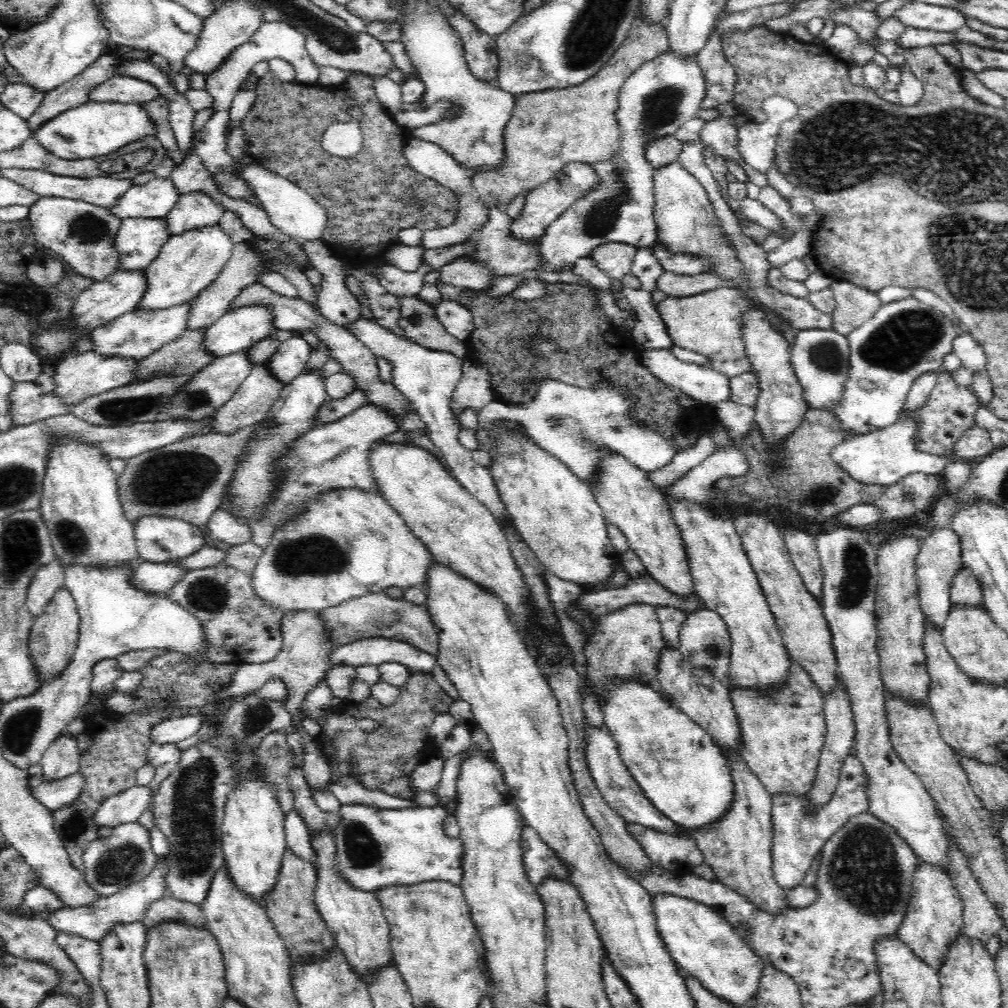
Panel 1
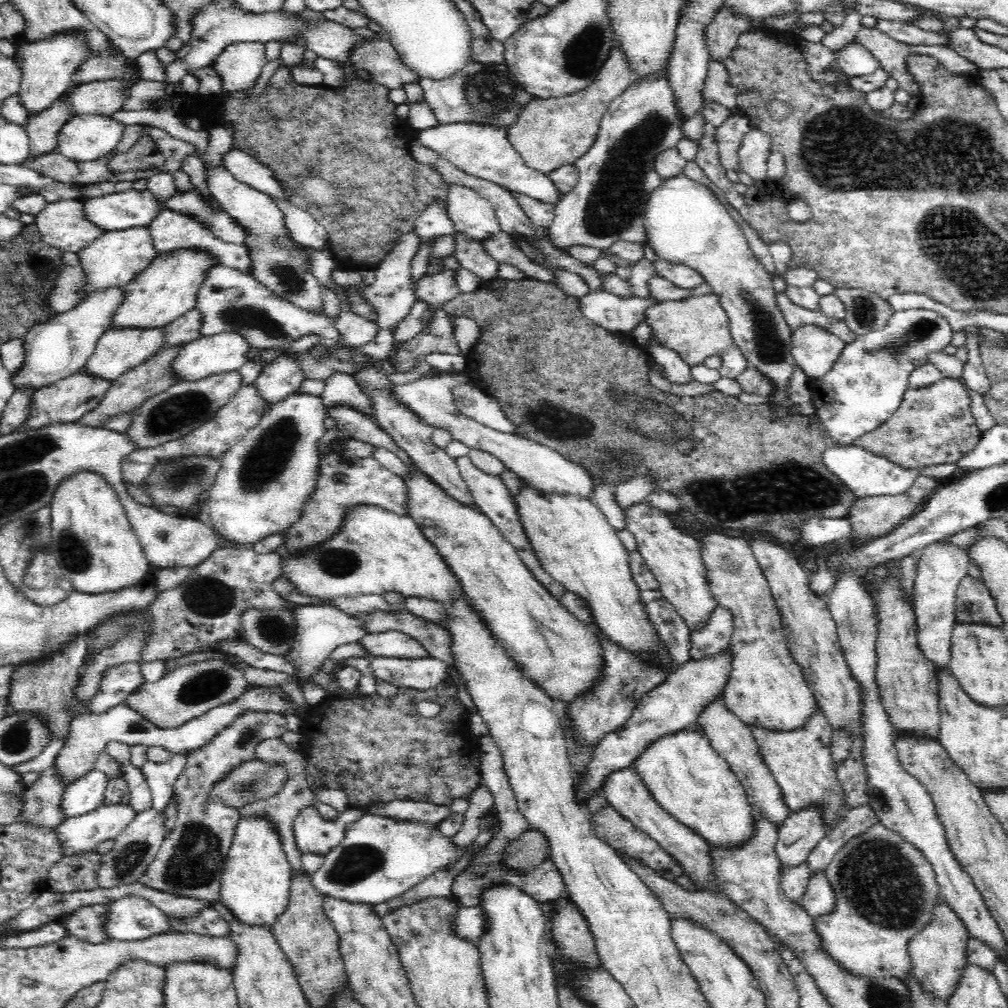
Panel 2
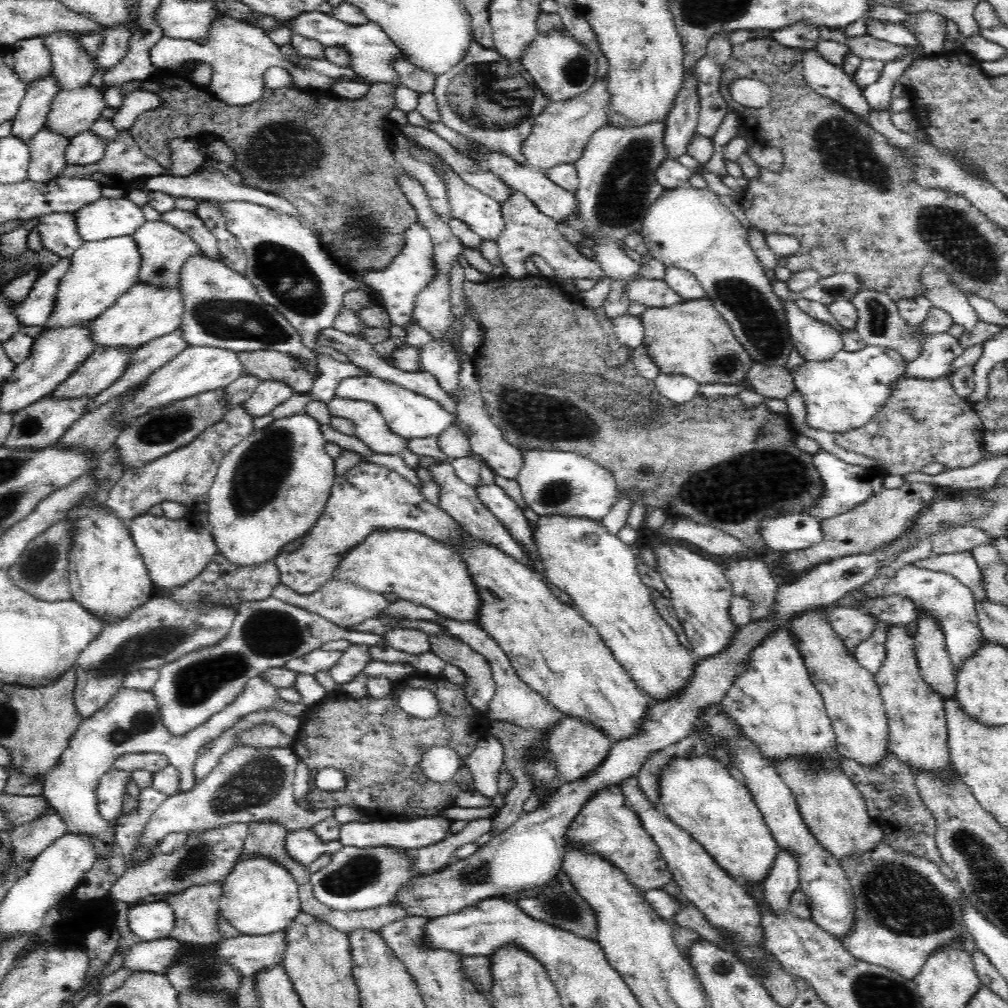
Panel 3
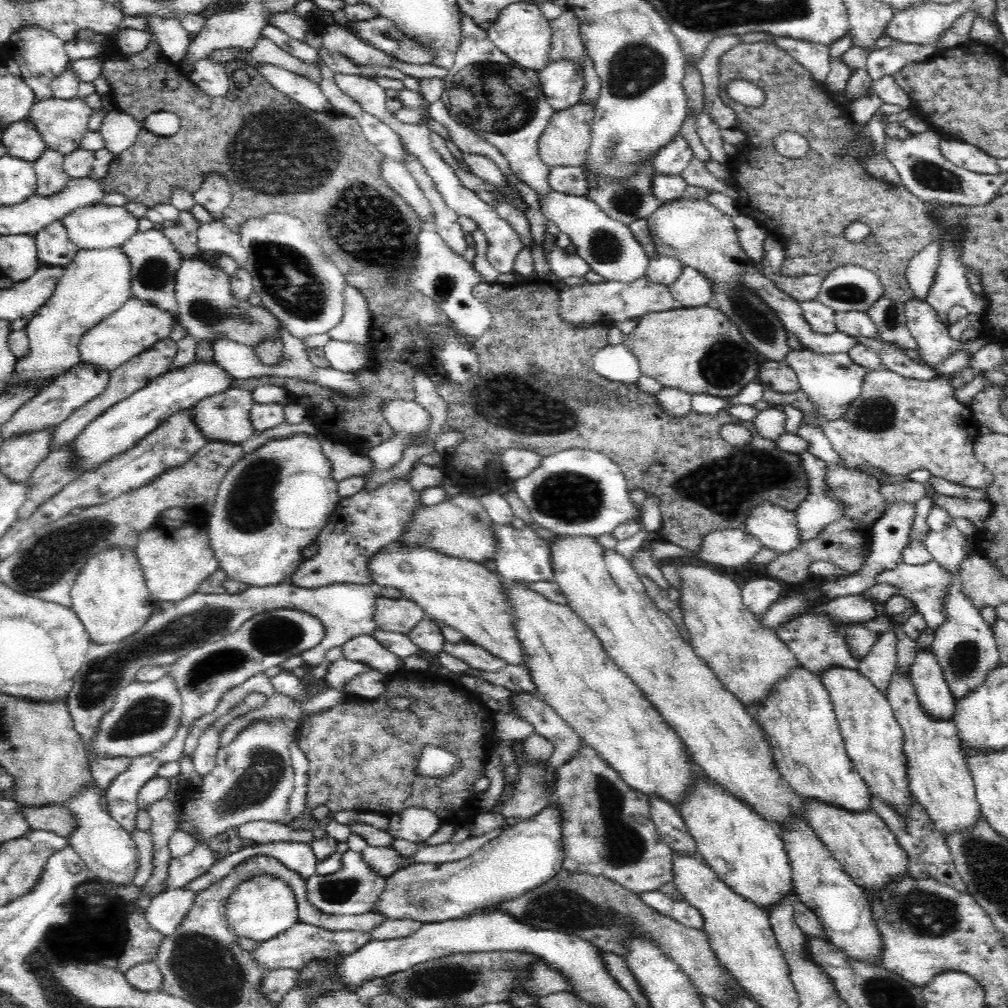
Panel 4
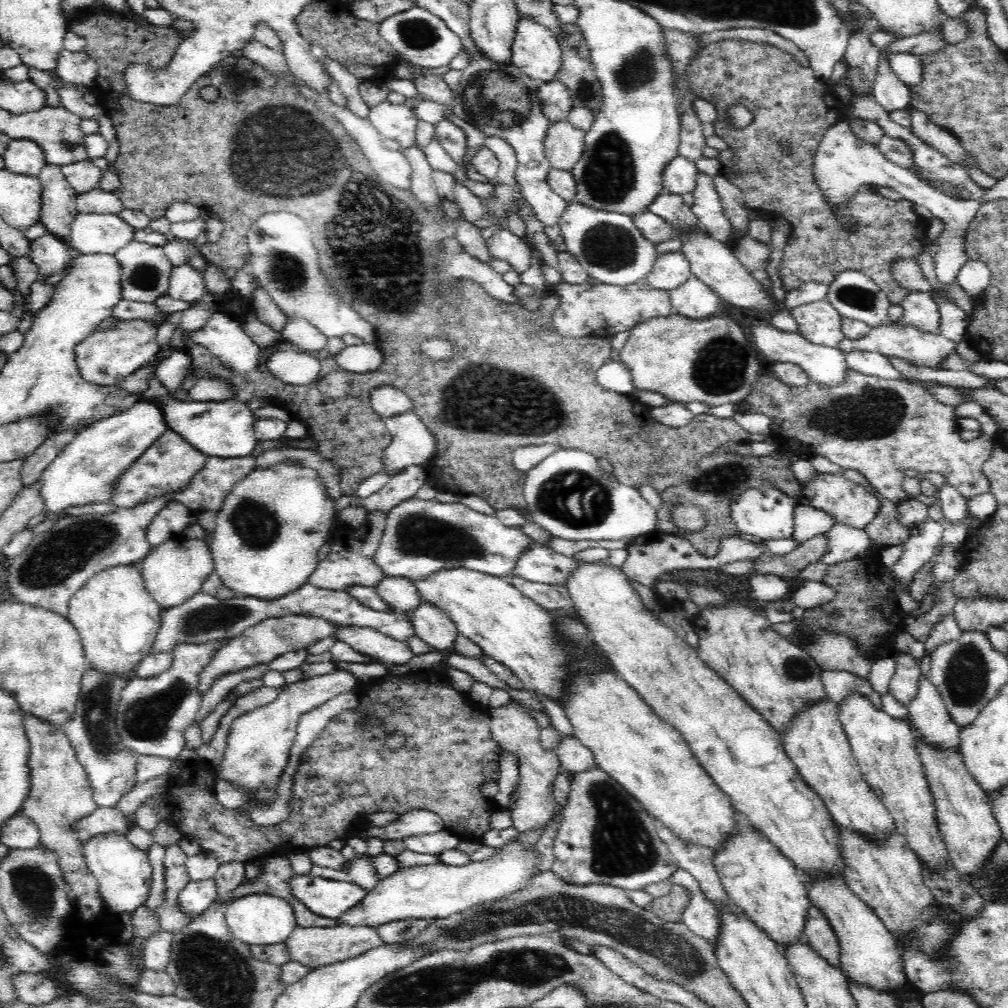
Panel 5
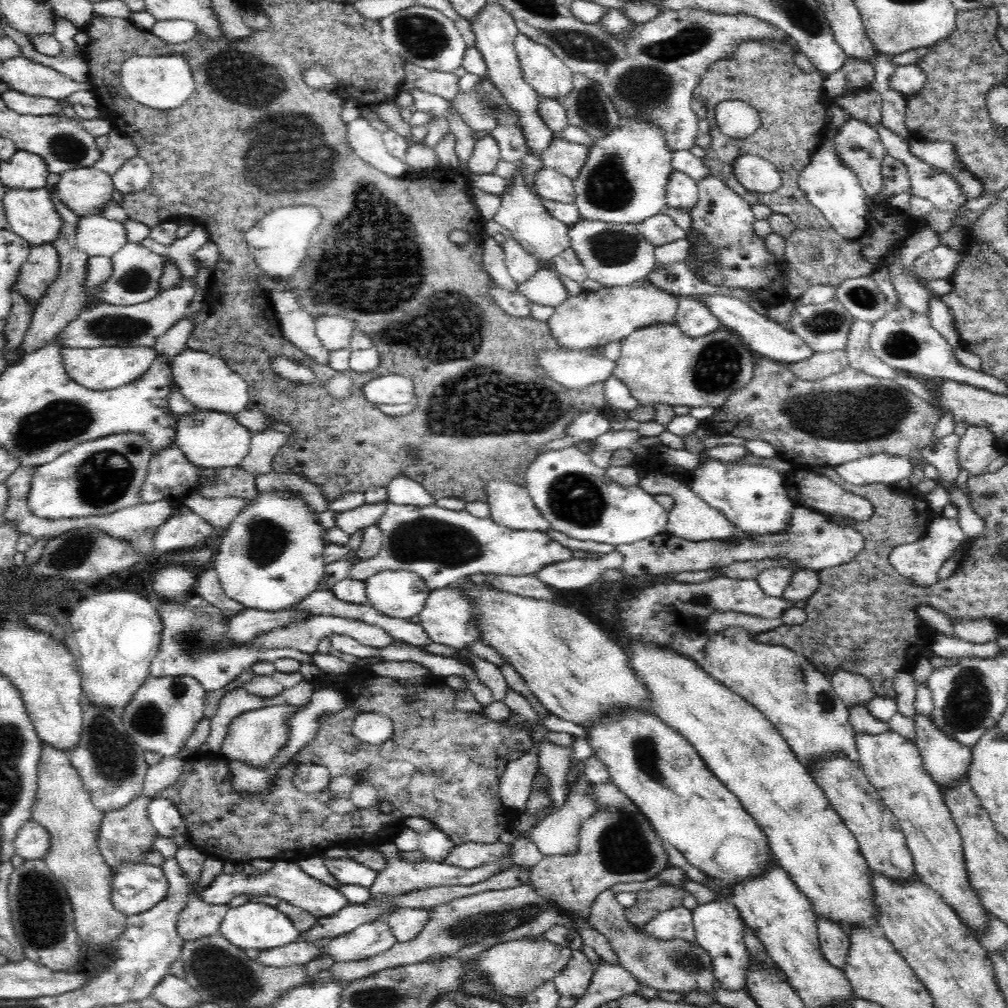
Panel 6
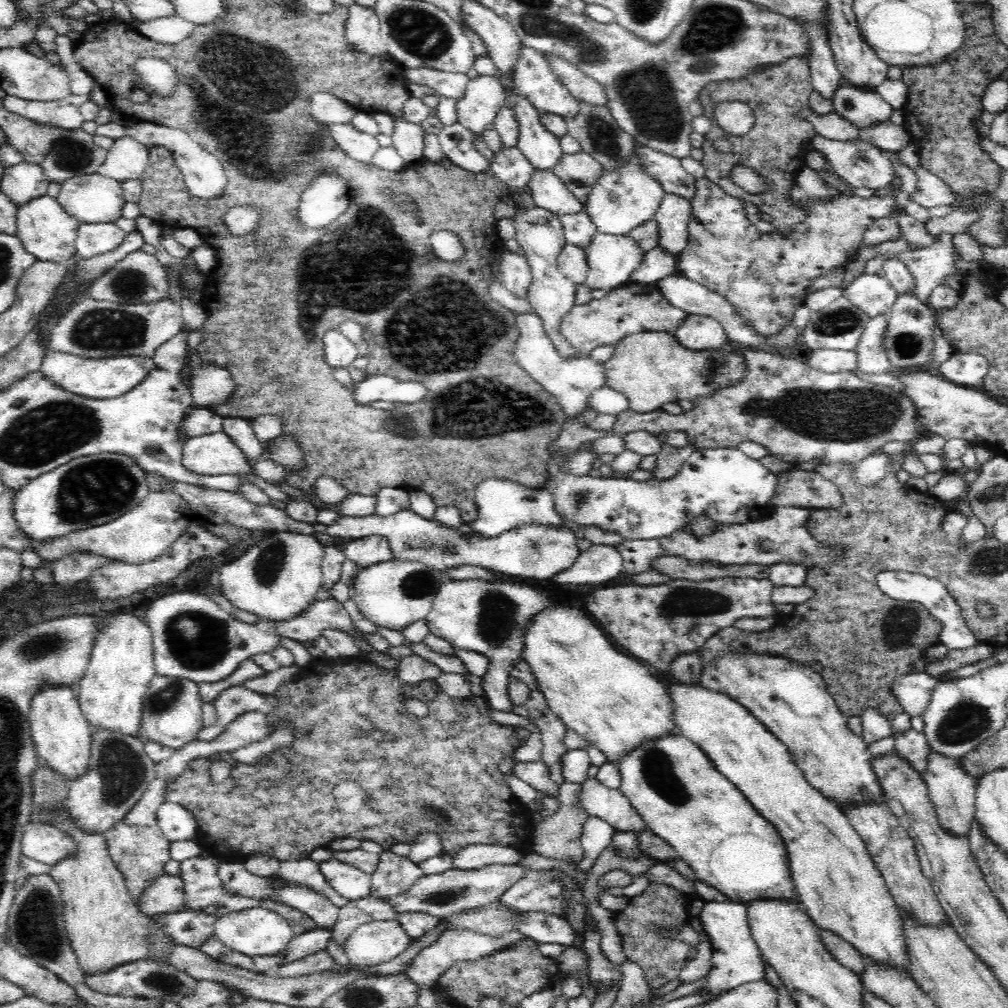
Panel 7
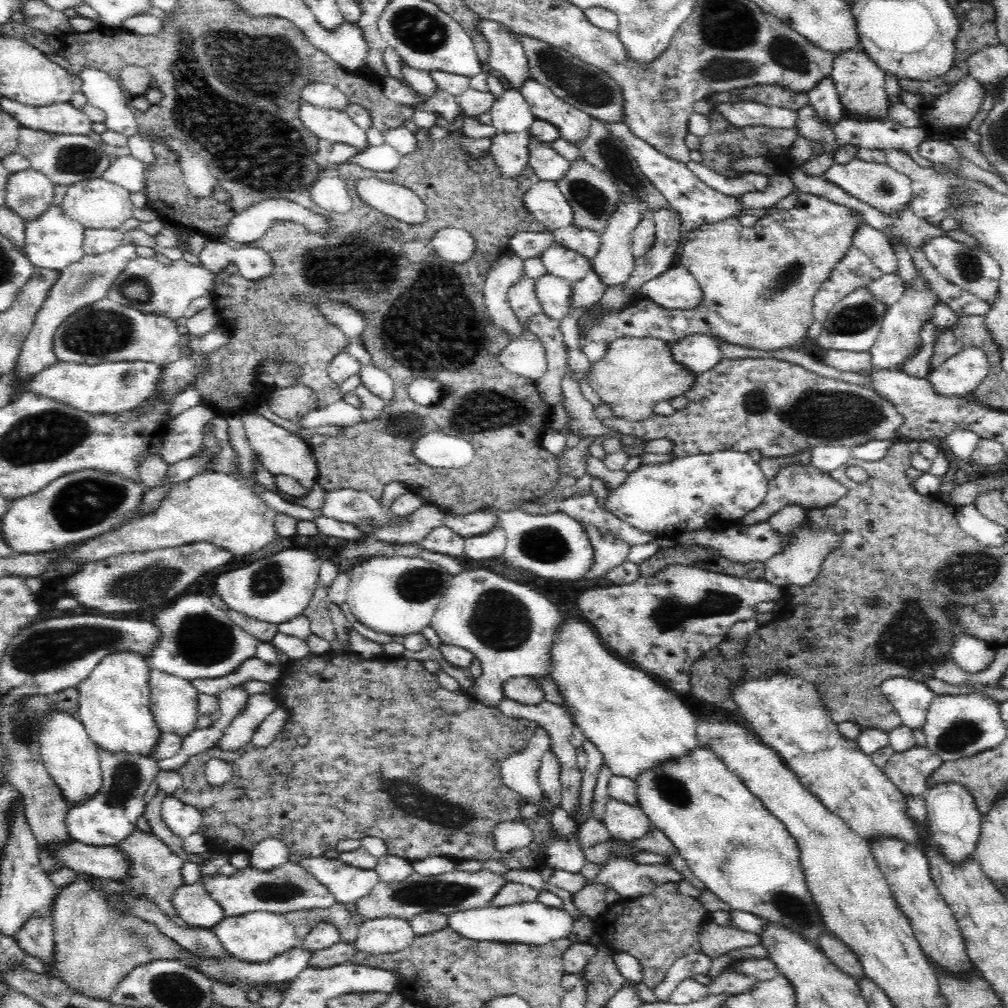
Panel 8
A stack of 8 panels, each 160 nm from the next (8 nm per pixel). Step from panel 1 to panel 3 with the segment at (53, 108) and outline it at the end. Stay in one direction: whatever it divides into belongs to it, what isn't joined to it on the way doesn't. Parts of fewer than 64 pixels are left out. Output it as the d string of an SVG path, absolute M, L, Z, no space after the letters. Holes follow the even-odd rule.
M44 128L27 146L31 151L30 181L49 184L61 177L67 166L65 153L69 146L68 140Z

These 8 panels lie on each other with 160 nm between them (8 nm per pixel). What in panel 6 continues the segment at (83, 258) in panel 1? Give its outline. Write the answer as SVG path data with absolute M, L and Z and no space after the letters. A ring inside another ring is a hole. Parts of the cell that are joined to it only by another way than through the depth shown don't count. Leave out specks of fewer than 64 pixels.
M54 245L30 246L30 258L22 266L15 290L34 307L58 279L59 254Z

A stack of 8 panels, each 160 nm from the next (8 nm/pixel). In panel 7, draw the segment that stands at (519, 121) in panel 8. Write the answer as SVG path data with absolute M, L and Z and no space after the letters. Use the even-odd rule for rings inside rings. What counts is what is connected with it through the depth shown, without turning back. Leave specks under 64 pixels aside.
M503 86L505 94L504 102L497 112L494 119L494 128L498 131L501 137L501 142L504 146L510 148L517 146L519 139L520 123L516 119L516 99L514 99L514 91L510 87Z

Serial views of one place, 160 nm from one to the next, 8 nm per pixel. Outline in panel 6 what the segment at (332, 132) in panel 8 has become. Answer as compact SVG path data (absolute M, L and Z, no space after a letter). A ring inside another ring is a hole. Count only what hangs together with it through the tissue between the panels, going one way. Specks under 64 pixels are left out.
M361 116L347 125L347 138L348 147L352 149L354 155L390 177L404 178L413 171L388 153L383 136Z

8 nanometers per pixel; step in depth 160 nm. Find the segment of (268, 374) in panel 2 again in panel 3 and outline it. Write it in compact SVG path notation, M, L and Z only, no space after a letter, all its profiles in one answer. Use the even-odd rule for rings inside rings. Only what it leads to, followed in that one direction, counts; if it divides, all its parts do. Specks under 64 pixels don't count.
M266 380L260 382L260 386L256 388L256 392L250 396L250 400L243 404L243 407L250 413L252 418L264 417L271 415L281 402L288 400L293 395L292 390L281 382Z

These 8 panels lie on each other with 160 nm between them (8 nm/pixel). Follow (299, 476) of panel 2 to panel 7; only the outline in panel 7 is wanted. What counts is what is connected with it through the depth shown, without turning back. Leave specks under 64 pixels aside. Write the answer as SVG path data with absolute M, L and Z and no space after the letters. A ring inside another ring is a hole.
M262 532L262 537L241 555L220 568L221 594L236 608L260 617L261 620L278 621L298 617L313 603L323 583L322 562L324 546L312 538L297 532Z

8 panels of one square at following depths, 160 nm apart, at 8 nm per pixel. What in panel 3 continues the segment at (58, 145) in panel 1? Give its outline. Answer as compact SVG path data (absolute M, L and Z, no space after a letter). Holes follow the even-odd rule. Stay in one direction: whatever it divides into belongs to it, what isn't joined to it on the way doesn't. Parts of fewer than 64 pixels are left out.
M86 130L85 134L70 140L65 153L66 165L74 167L94 165L104 158L105 149L106 145L102 140Z

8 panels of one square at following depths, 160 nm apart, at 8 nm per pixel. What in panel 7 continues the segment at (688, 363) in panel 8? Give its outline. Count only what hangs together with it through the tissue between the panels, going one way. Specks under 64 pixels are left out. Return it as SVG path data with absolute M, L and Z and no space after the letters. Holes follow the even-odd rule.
M688 313L688 318L682 322L682 326L673 335L679 345L695 353L723 350L730 345L722 324L708 316Z

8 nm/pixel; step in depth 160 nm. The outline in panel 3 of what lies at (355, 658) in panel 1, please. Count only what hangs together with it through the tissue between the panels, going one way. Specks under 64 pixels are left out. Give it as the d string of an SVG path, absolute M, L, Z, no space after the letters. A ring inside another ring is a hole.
M395 627L384 635L386 645L410 655L421 655L431 652L431 636L424 630Z

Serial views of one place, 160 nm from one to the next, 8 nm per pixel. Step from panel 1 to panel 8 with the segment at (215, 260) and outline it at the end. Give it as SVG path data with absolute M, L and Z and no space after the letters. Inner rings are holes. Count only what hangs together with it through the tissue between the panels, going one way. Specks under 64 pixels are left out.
M142 361L103 362L96 366L58 362L56 366L50 366L48 370L34 376L28 388L36 396L54 400L86 415L120 417L137 410L150 398L150 394L154 394L163 367Z

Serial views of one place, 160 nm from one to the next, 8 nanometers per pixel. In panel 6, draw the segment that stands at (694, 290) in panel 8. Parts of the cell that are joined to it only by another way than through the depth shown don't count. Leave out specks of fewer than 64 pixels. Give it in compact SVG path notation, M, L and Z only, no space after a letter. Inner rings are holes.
M698 294L698 298L712 314L713 317L722 324L721 328L736 335L740 342L752 352L758 352L764 357L774 359L782 363L793 363L806 360L814 352L797 334L790 329L772 322L766 315L758 314L752 306L746 302L734 298L734 296L722 296L722 294Z

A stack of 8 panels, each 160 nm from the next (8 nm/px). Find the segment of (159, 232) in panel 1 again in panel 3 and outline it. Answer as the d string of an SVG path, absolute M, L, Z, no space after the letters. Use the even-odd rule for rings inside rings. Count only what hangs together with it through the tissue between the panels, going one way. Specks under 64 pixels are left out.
M131 236L110 238L100 242L83 242L69 258L70 268L60 280L52 314L42 325L42 333L90 326L96 317L116 304L117 299L138 285L141 256Z

